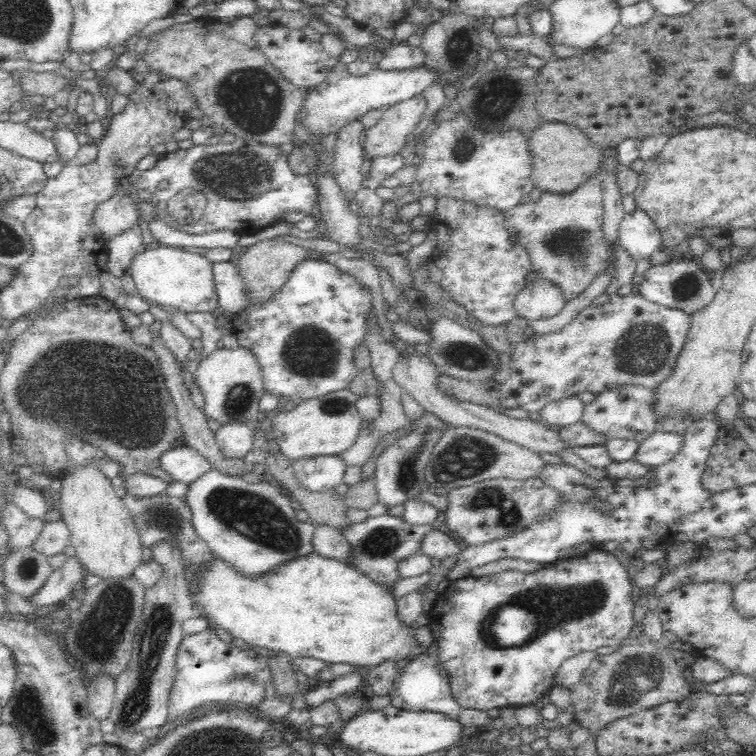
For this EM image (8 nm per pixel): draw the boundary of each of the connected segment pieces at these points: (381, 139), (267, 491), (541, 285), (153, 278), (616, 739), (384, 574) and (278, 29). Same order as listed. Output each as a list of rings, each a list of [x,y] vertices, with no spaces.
[[[422,93],[413,94],[406,100],[383,108],[382,118],[374,126],[365,129],[362,142],[366,157],[373,159],[377,156],[402,152],[402,147],[409,144],[410,137],[417,131],[425,110],[426,98]]]
[[[212,469],[196,482],[192,482],[190,487],[190,493],[185,500],[192,508],[192,521],[196,532],[208,543],[209,549],[216,557],[240,576],[256,582],[276,574],[280,568],[290,562],[308,558],[310,554],[316,553],[314,534],[316,534],[317,524],[309,519],[304,522],[298,520],[298,512],[293,506],[293,500],[270,485],[269,481],[248,483],[242,478],[224,476],[216,469]]]
[[[536,273],[533,279],[527,279],[520,287],[513,309],[518,316],[530,322],[558,314],[567,301],[554,282],[543,274]]]
[[[145,246],[133,256],[128,266],[132,274],[137,291],[142,298],[151,304],[172,306],[178,312],[208,312],[216,314],[221,309],[220,295],[216,292],[216,277],[214,276],[214,262],[210,262],[206,255],[184,251],[182,247]]]
[[[692,691],[680,702],[666,702],[656,708],[638,710],[624,718],[609,722],[598,734],[597,750],[602,755],[619,755],[630,753],[661,753],[671,751],[674,747],[691,743],[702,734],[709,736],[712,726],[718,727],[724,706],[729,705],[728,699],[722,694]]]
[[[380,514],[370,516],[364,522],[352,524],[352,528],[342,531],[346,539],[352,543],[356,551],[355,566],[358,570],[368,574],[374,581],[389,583],[395,581],[399,574],[397,571],[398,561],[420,551],[422,540],[428,532],[434,530],[432,523],[412,523],[402,516],[392,514]]]
[[[277,24],[262,27],[257,33],[258,43],[268,59],[284,73],[284,76],[302,89],[310,89],[328,76],[337,57],[324,50],[319,39],[310,39],[298,29],[290,29]]]

